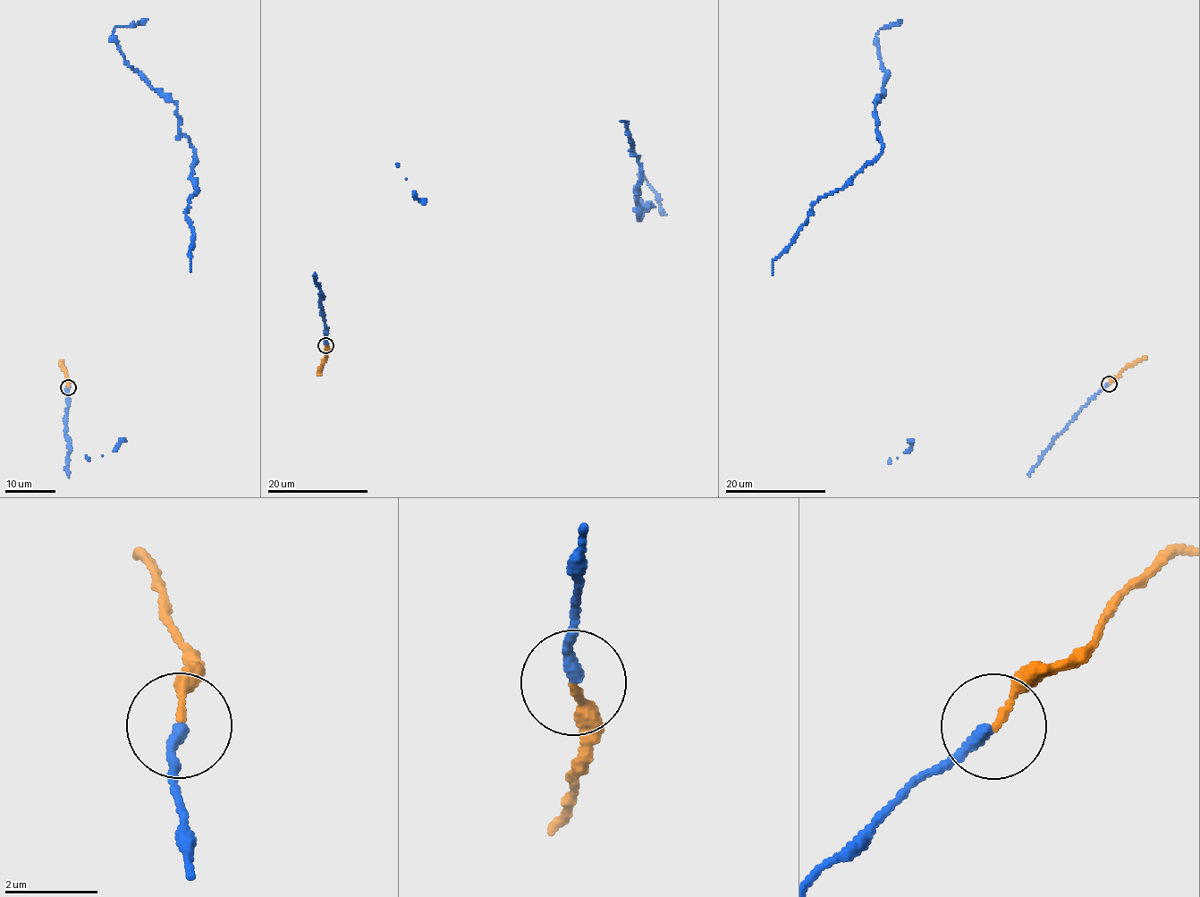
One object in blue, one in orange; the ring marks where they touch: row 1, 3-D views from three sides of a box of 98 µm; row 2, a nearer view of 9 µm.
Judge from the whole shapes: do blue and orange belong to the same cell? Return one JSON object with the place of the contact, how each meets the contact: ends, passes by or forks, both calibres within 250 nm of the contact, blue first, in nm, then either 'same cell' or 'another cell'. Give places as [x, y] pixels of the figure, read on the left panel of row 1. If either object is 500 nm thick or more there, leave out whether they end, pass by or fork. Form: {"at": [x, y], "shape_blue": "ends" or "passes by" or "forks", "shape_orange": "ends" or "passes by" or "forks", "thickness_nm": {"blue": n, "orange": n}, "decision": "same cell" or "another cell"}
{"at": [68, 387], "shape_blue": "ends", "shape_orange": "ends", "thickness_nm": {"blue": 240, "orange": 140}, "decision": "same cell"}

